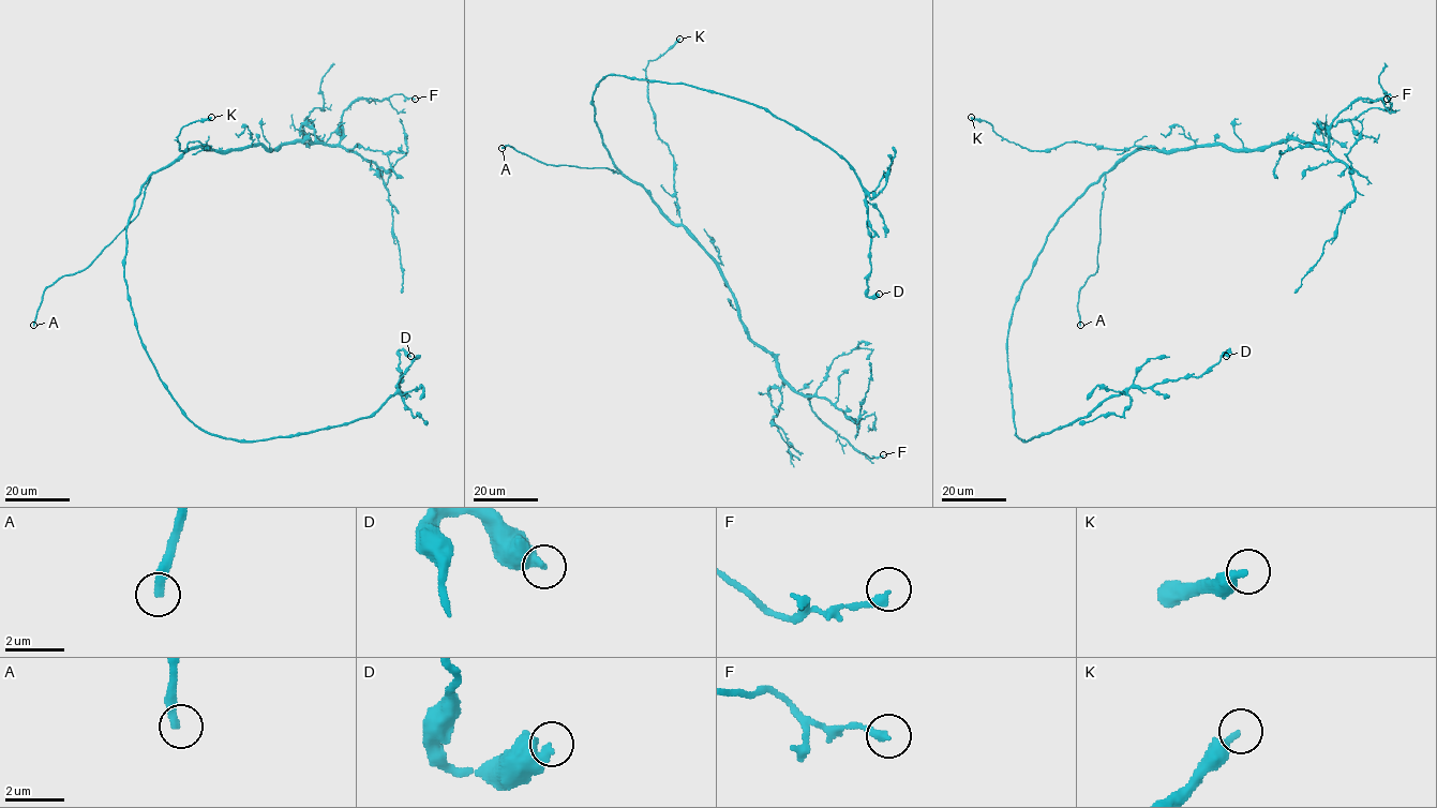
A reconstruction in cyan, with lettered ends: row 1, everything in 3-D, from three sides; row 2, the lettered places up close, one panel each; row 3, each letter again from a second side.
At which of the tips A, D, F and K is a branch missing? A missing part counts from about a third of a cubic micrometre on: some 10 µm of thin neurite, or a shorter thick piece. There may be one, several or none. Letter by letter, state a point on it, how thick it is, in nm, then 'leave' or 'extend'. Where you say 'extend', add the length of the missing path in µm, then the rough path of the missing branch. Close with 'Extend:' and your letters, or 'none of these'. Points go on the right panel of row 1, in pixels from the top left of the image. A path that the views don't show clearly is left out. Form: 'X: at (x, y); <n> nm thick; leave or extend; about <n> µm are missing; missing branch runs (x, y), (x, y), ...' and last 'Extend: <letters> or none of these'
A: at (1080, 325); 320 nm thick; extend; about 10 µm are missing
D: at (1226, 356); 550 nm thick; leave
F: at (1387, 99); 260 nm thick; leave
K: at (971, 117); 320 nm thick; leave
Extend: A

